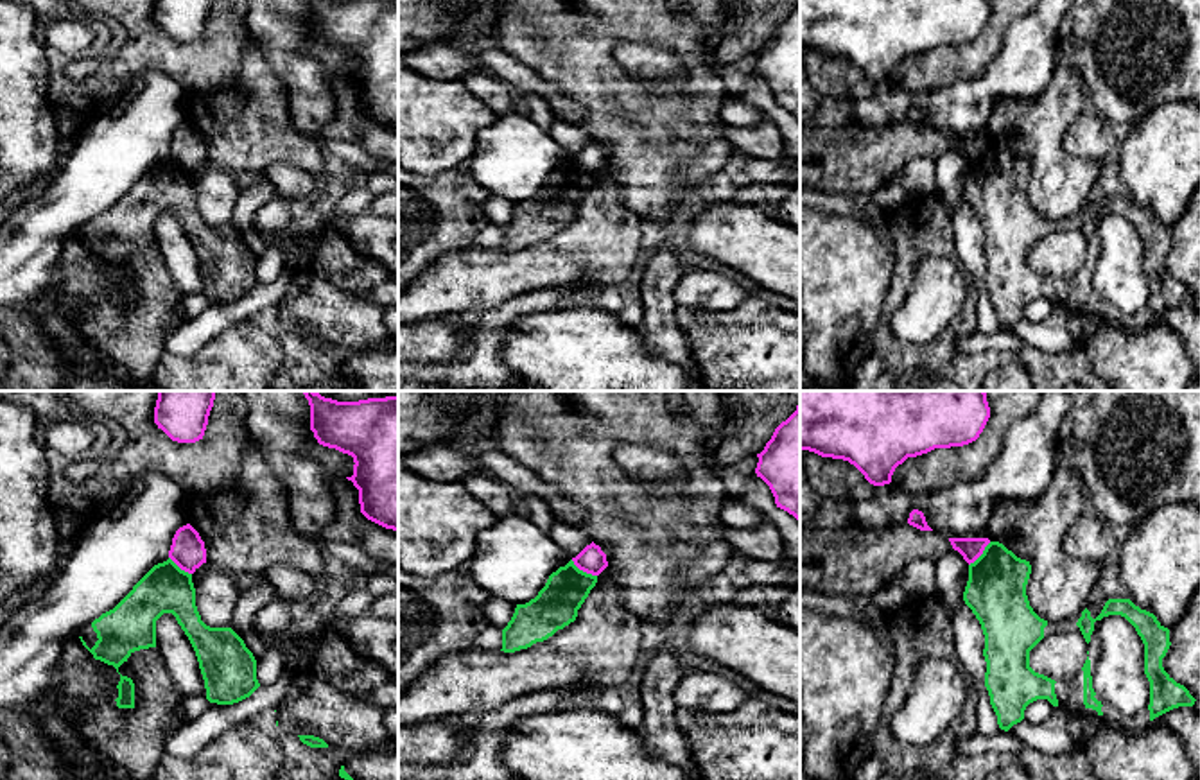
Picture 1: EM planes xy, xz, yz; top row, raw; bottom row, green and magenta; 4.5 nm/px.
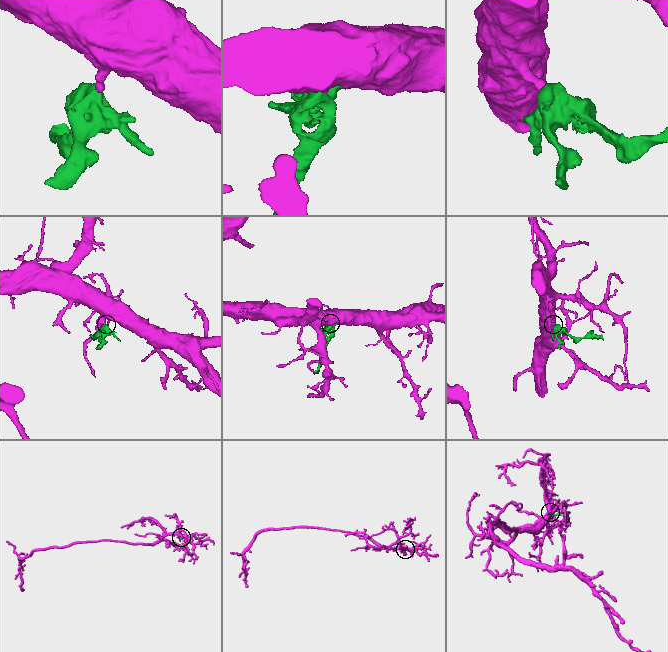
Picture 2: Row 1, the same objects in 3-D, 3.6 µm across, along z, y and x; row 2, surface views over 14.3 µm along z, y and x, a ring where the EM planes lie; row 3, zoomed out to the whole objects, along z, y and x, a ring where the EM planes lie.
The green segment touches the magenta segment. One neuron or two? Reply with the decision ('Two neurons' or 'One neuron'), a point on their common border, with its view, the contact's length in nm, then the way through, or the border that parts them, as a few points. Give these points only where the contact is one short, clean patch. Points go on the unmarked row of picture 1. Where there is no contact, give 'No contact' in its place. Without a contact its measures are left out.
Two neurons. Touches green at xz (582, 169). Shared border 140 nm. Boundary: xz (571, 158), (580, 167), (596, 174)

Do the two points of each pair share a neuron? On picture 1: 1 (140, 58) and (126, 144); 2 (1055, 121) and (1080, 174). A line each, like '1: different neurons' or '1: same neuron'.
1: different neurons
2: same neuron

